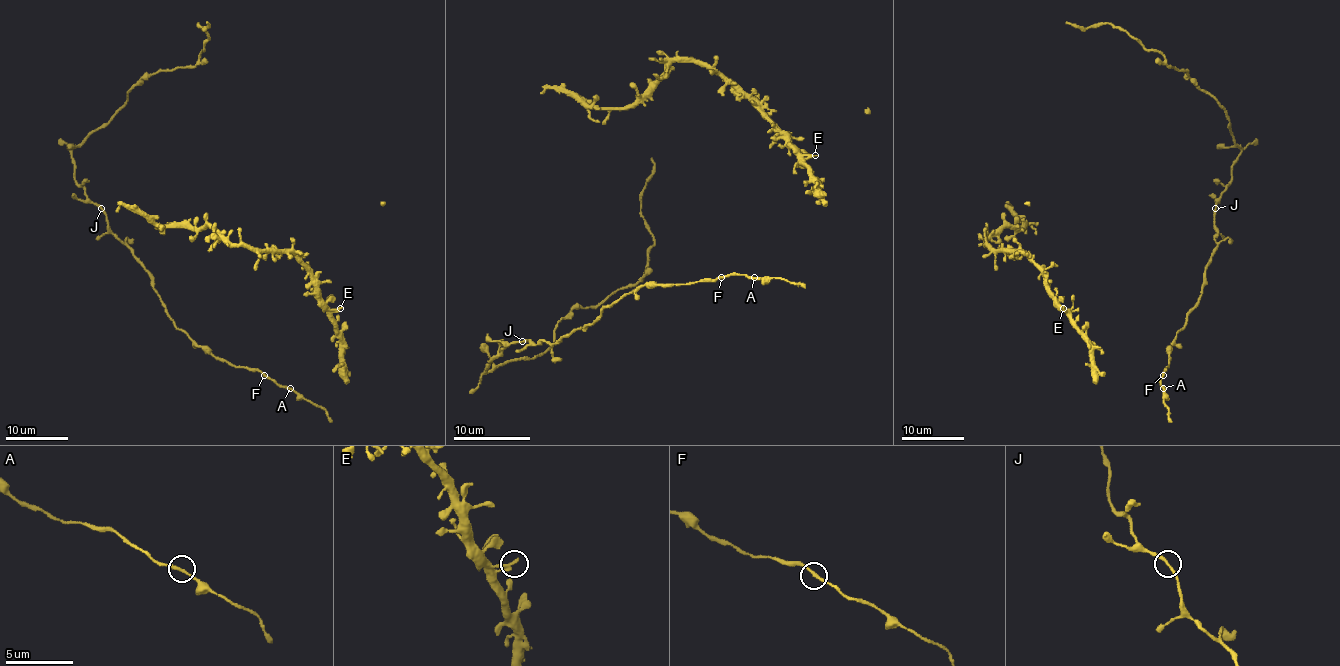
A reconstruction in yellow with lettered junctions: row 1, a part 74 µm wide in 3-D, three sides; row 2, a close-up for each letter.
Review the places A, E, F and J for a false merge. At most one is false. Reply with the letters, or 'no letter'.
no letter

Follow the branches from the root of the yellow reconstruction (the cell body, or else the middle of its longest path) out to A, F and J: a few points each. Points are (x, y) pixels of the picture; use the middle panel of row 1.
A: (648, 285), (685, 285), (731, 275), (754, 277)
F: (648, 285), (685, 285), (715, 281), (721, 277)
J: (648, 285), (624, 294), (606, 306), (591, 325), (576, 328), (553, 344), (522, 342)

